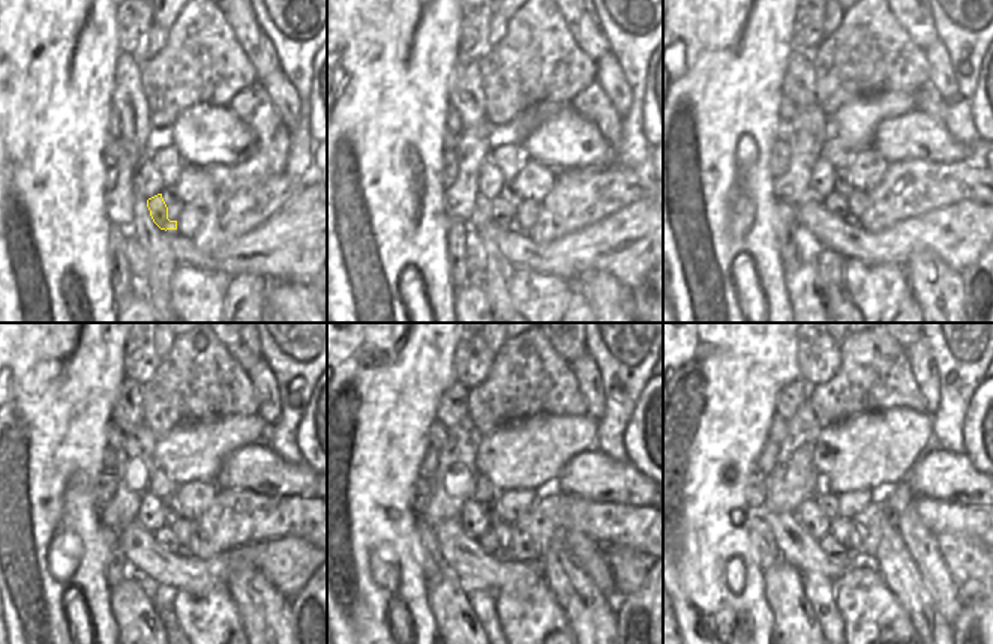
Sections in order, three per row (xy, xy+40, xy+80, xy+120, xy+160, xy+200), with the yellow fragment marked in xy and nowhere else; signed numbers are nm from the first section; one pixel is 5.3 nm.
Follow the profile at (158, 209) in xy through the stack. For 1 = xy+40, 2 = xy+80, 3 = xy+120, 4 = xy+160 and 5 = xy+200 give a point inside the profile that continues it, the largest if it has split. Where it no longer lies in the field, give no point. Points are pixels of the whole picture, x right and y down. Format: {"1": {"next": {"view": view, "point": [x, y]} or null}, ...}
{"1": {"next": {"view": "xy+40", "point": [501, 212]}}, "2": {"next": {"view": "xy+80", "point": [834, 203]}}, "3": {"next": {"view": "xy+120", "point": [164, 536]}}, "4": {"next": {"view": "xy+160", "point": [489, 542]}}, "5": {"next": {"view": "xy+200", "point": [839, 554]}}}

